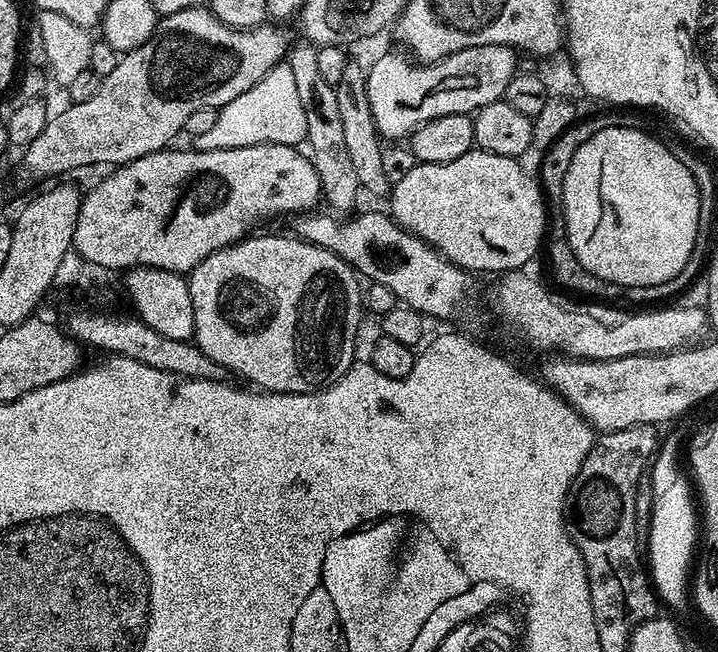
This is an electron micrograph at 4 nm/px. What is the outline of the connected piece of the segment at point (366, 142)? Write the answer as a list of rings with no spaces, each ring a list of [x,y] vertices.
[[[350,62],[346,64],[342,72],[342,82],[335,85],[338,98],[338,107],[342,119],[343,131],[347,151],[355,167],[361,189],[374,196],[387,197],[391,193],[392,180],[388,178],[384,164],[384,152],[380,146],[382,138],[377,130],[373,118],[373,111],[370,110],[368,92],[367,71],[364,66]]]

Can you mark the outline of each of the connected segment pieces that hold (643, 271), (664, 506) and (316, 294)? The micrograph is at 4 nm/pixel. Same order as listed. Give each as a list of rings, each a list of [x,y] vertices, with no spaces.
[[[600,128],[589,131],[588,137],[578,146],[574,153],[574,158],[570,158],[570,170],[566,170],[564,175],[564,185],[562,186],[562,217],[564,216],[563,235],[568,238],[570,250],[574,250],[574,258],[590,270],[598,278],[606,282],[614,282],[618,286],[658,286],[670,282],[690,262],[690,258],[696,253],[696,245],[700,240],[700,195],[698,186],[694,182],[694,174],[682,166],[682,162],[676,157],[675,151],[671,147],[667,148],[660,140],[655,140],[648,132],[643,132],[640,128]]]
[[[668,440],[665,442],[665,444],[663,441],[663,443],[659,445],[658,451],[654,457],[654,463],[651,465],[650,468],[650,480],[652,476],[652,533],[650,533],[648,536],[648,548],[646,544],[646,556],[647,559],[650,561],[650,579],[654,585],[655,591],[658,593],[659,599],[663,601],[663,603],[665,600],[665,602],[668,604],[680,604],[683,602],[684,587],[686,587],[687,584],[689,587],[690,584],[690,572],[688,576],[688,567],[690,567],[692,564],[692,551],[695,550],[696,544],[698,548],[698,508],[697,505],[696,508],[694,505],[692,505],[692,496],[694,500],[694,488],[693,485],[690,483],[689,477],[686,475],[686,472],[686,477],[684,477],[684,472],[682,469],[680,469],[680,460],[682,464],[682,444],[680,448],[680,444],[676,440]]]
[[[249,235],[237,244],[210,254],[198,266],[187,273],[186,279],[190,286],[190,299],[194,301],[194,326],[196,335],[194,342],[206,354],[206,358],[214,358],[229,373],[242,376],[249,385],[266,392],[319,392],[321,388],[330,388],[337,384],[350,370],[357,359],[356,335],[360,332],[360,308],[362,312],[362,280],[352,265],[346,263],[340,256],[335,256],[330,250],[320,248],[317,244],[289,236],[256,236]]]

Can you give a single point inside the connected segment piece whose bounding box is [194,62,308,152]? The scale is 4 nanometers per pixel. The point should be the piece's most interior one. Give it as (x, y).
(271, 112)

